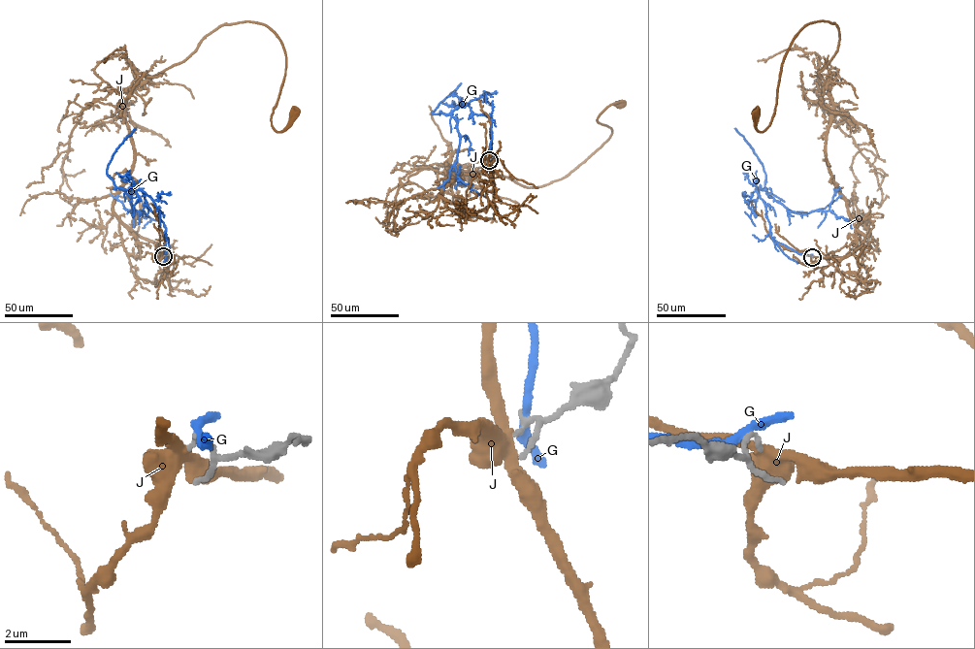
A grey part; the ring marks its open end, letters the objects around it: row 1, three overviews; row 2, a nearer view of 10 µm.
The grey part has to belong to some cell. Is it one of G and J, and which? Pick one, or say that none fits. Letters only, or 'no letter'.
no letter

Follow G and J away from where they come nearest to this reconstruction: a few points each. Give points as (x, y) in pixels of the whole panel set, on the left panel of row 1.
G: (163, 254), (164, 223), (142, 191), (129, 188), (124, 191), (134, 211), (129, 210), (151, 218), (142, 228)
J: (163, 255), (113, 210), (134, 159), (129, 94), (220, 26), (257, 22), (285, 53), (271, 125), (294, 113)

